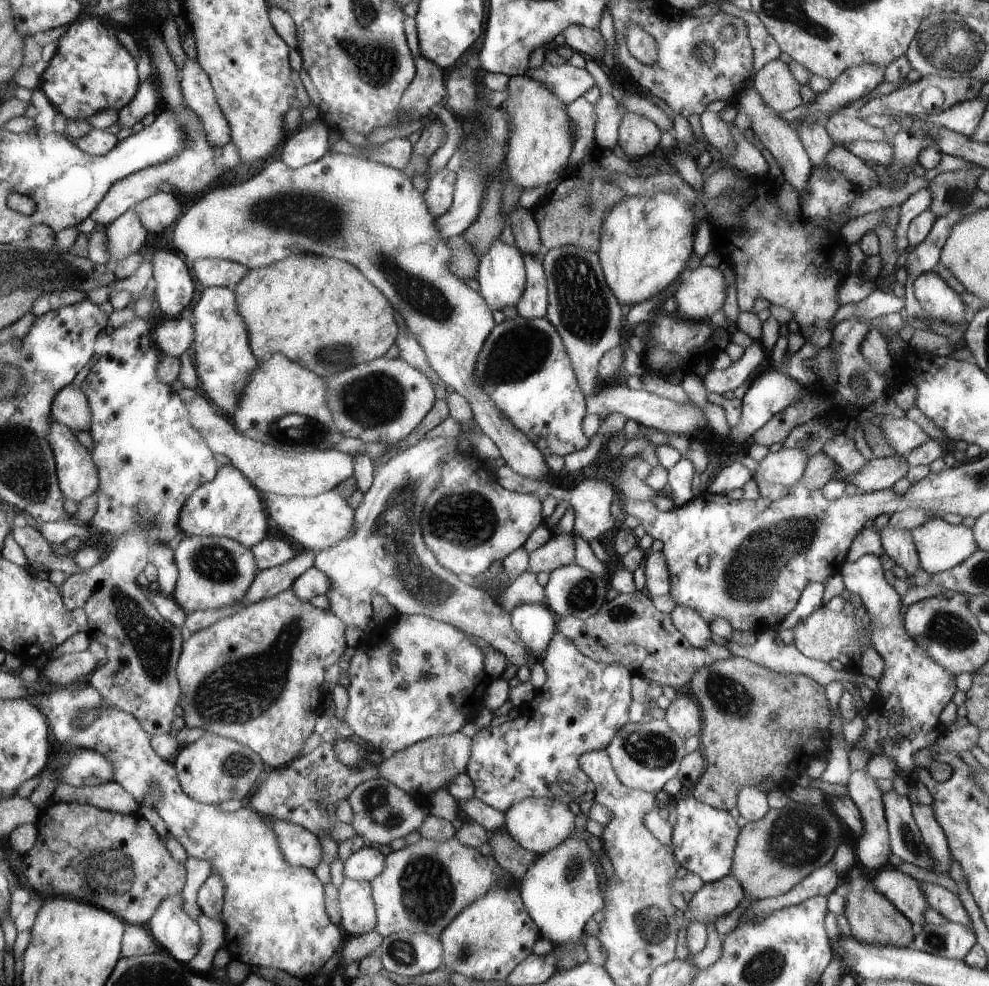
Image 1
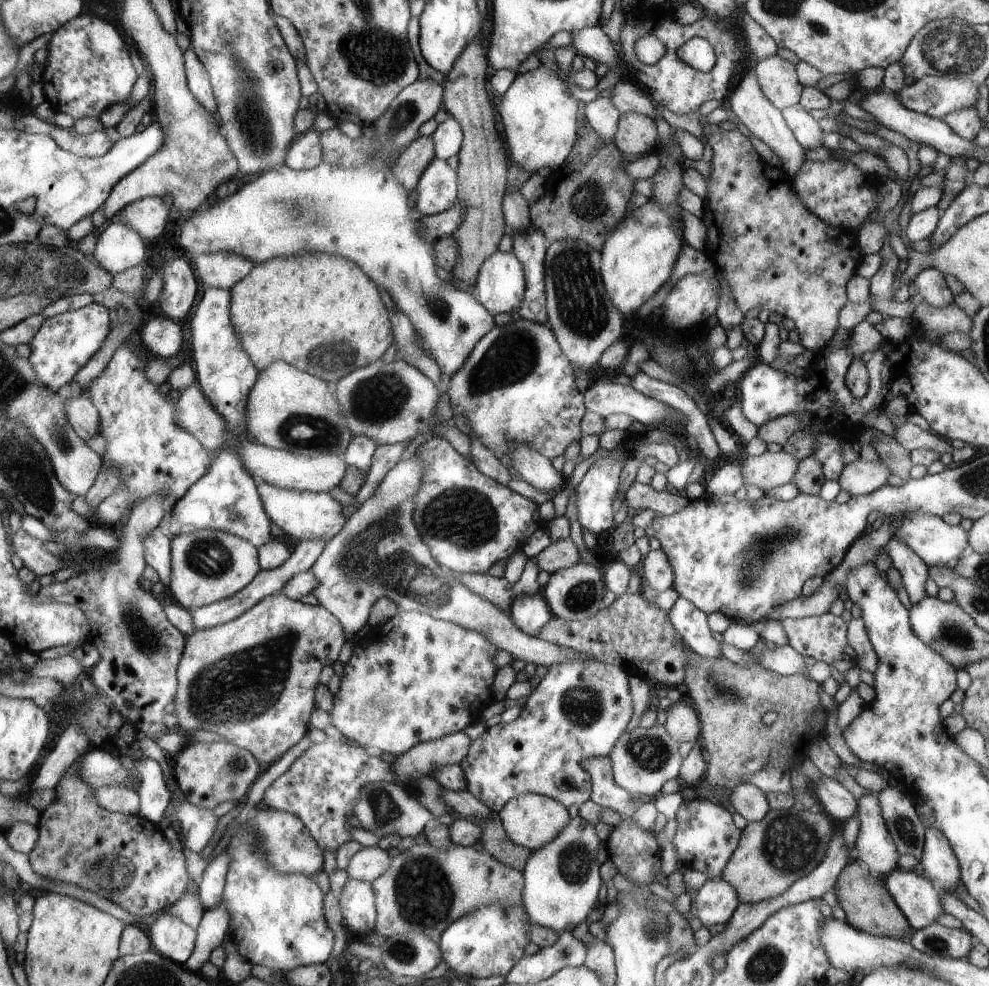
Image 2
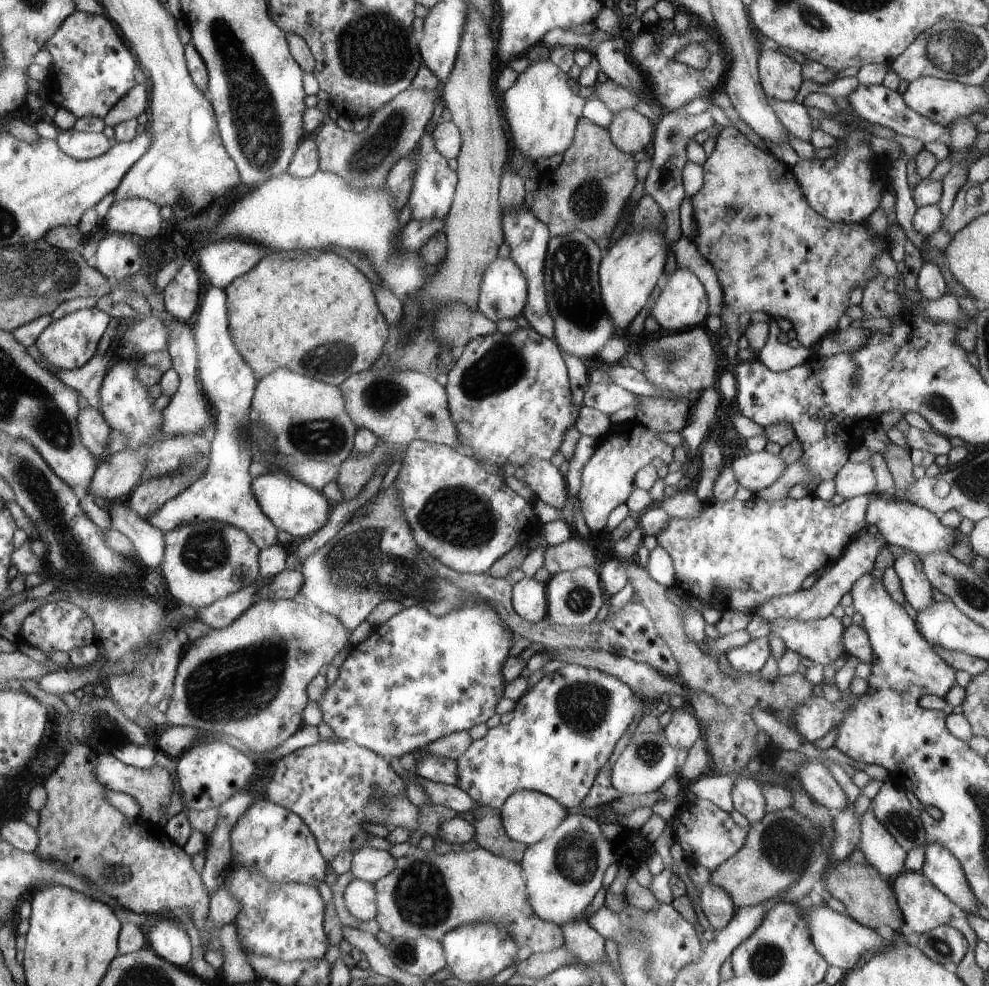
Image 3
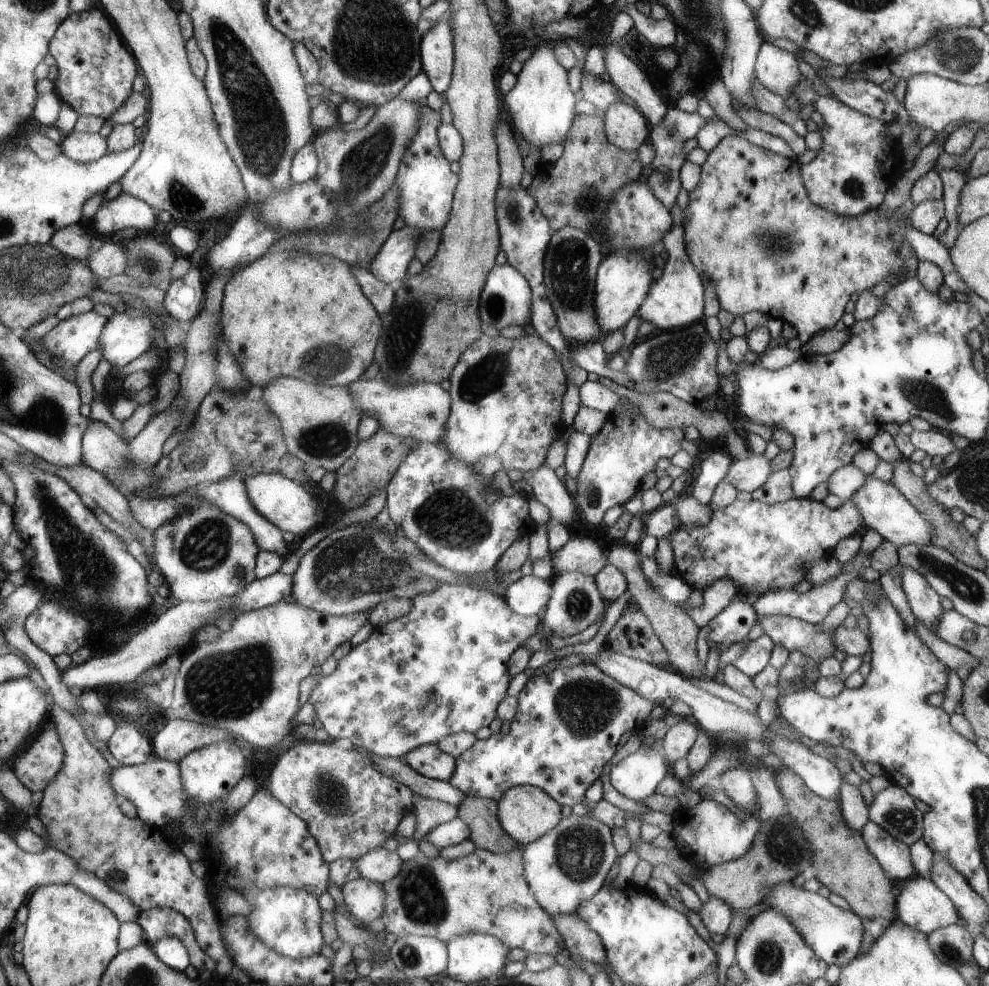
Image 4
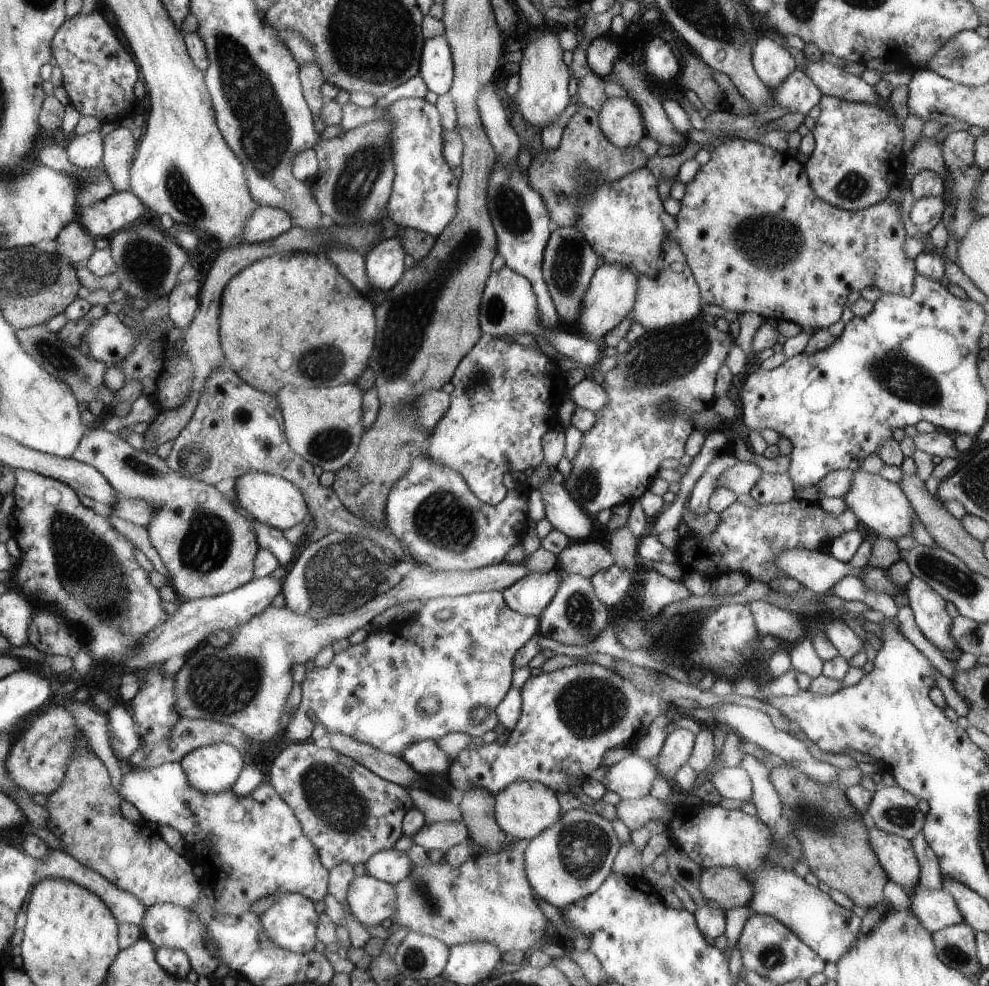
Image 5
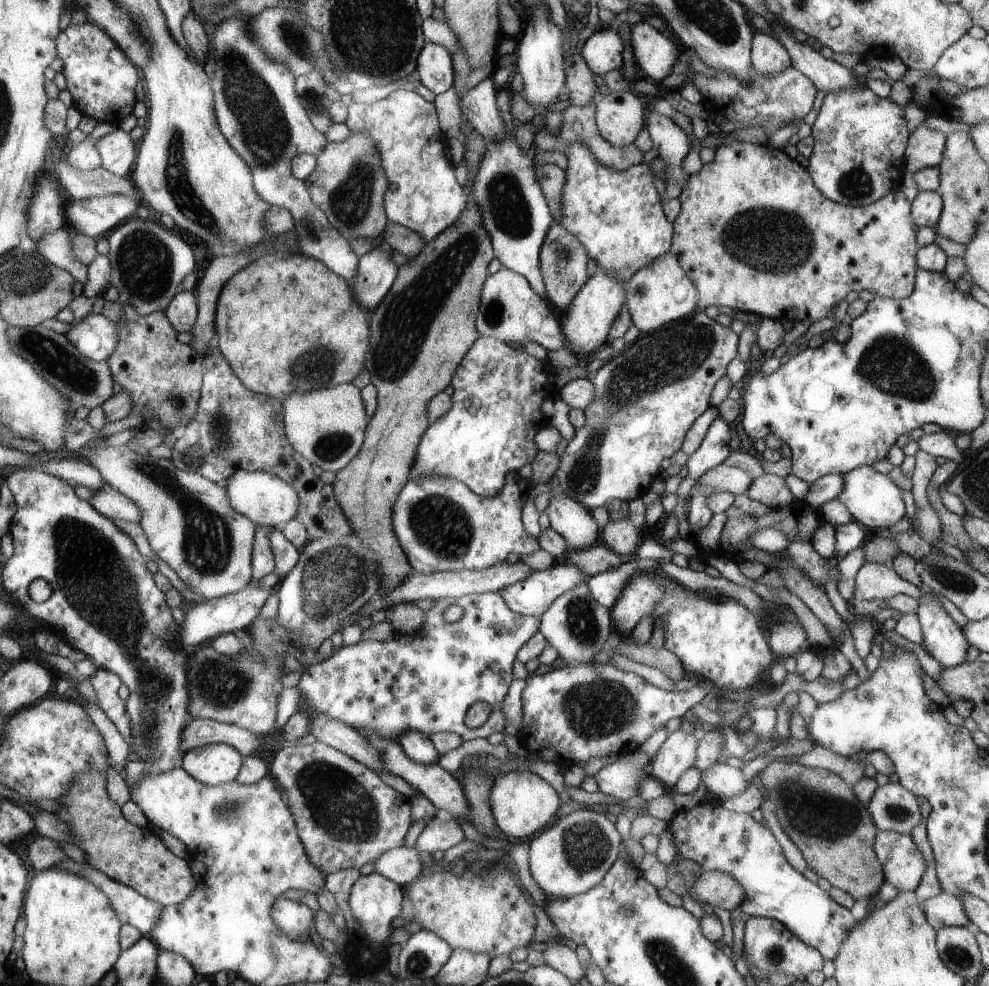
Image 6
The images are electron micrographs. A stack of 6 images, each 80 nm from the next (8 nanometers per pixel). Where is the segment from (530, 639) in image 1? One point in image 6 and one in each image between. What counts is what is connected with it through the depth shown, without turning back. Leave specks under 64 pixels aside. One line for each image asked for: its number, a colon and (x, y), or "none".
2: (530, 611)
3: (529, 601)
4: (528, 596)
5: (529, 596)
6: (532, 596)

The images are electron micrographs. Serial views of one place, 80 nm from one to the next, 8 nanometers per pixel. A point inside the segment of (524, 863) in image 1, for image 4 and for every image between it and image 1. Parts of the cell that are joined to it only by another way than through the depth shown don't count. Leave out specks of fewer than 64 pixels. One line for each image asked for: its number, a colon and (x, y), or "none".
2: (493, 836)
3: (490, 834)
4: (480, 815)

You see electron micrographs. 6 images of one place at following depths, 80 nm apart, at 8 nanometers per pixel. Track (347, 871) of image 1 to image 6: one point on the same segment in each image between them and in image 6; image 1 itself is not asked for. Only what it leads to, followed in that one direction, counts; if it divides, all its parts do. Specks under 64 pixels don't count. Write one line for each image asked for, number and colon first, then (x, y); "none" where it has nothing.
2: (369, 863)
3: (368, 864)
4: (379, 865)
5: (390, 866)
6: (403, 865)

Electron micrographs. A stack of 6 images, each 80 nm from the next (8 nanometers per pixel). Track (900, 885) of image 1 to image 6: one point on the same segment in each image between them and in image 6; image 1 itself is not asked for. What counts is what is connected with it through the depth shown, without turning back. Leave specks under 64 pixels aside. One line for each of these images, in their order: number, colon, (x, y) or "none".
2: (921, 902)
3: (924, 907)
4: (921, 905)
5: (936, 909)
6: (943, 910)

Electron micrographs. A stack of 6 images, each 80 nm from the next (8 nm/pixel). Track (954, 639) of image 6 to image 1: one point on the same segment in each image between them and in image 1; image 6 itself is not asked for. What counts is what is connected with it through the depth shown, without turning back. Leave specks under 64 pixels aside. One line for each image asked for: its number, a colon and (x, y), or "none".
1: (898, 544)
2: (913, 570)
3: (917, 590)
4: (925, 604)
5: (929, 609)

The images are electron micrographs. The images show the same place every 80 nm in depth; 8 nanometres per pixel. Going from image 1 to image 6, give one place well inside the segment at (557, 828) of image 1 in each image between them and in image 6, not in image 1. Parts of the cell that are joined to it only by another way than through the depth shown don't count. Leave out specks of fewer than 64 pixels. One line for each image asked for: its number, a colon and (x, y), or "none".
2: (531, 820)
3: (529, 817)
4: (526, 813)
5: (525, 809)
6: (522, 803)

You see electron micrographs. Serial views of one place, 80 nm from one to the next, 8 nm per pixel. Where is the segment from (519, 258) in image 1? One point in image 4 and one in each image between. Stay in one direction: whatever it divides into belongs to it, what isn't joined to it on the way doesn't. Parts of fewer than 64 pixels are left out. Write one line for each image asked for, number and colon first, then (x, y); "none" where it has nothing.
2: (501, 284)
3: (504, 292)
4: (506, 299)

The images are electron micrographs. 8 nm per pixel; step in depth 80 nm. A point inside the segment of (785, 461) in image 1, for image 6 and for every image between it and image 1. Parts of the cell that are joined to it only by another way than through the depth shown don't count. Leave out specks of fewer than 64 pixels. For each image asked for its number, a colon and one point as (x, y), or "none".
2: (767, 470)
3: (755, 472)
4: (746, 475)
5: (743, 476)
6: (722, 478)

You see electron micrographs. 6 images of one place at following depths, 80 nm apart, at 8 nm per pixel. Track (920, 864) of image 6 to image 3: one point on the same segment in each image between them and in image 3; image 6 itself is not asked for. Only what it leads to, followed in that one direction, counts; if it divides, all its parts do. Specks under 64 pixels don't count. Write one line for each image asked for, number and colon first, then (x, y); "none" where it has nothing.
3: (882, 851)
4: (893, 856)
5: (896, 855)

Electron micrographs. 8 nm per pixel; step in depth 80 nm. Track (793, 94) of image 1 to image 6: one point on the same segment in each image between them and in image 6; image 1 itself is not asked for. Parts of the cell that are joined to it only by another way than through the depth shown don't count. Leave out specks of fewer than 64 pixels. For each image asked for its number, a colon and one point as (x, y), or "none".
2: (777, 77)
3: (781, 77)
4: (777, 70)
5: (772, 63)
6: (768, 56)

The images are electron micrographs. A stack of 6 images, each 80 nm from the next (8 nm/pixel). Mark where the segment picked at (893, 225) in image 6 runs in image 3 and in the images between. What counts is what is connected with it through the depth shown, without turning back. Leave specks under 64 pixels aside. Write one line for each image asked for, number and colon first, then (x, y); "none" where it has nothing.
3: (772, 252)
4: (750, 228)
5: (758, 238)

